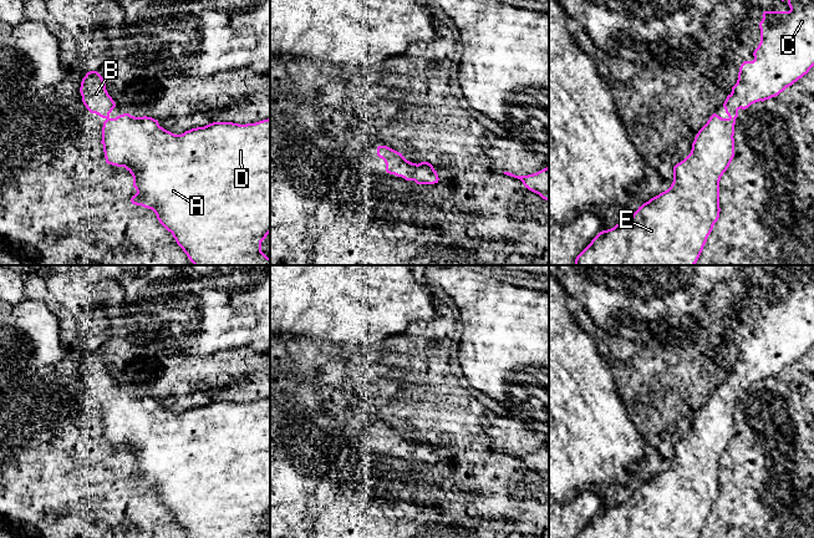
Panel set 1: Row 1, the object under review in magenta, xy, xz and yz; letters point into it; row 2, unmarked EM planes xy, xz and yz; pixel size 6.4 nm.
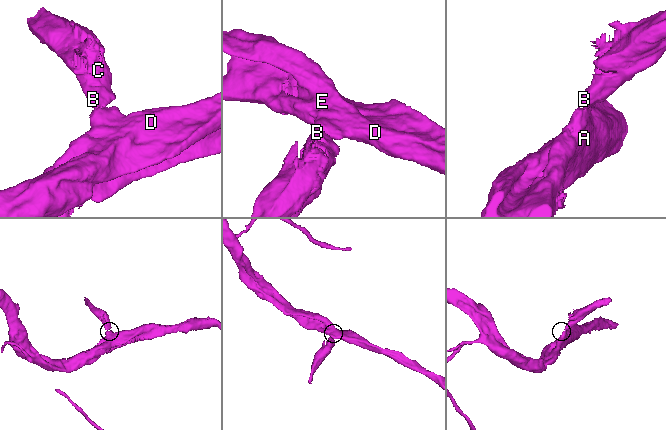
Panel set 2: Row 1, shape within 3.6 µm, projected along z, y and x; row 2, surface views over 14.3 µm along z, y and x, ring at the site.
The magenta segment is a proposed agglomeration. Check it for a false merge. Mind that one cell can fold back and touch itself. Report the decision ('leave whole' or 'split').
leave whole

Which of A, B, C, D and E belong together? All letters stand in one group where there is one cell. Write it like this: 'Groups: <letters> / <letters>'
Groups: A B C D E

